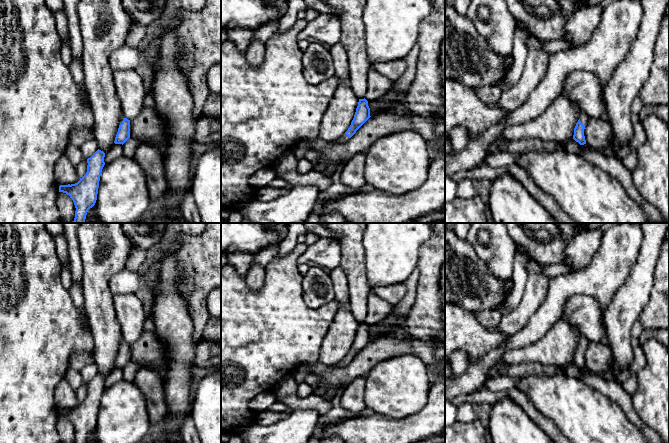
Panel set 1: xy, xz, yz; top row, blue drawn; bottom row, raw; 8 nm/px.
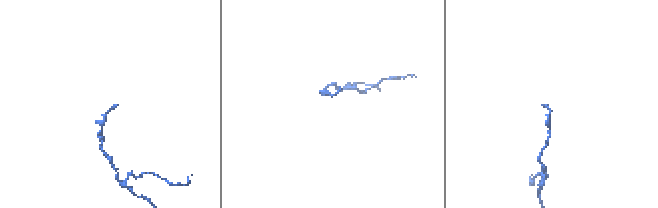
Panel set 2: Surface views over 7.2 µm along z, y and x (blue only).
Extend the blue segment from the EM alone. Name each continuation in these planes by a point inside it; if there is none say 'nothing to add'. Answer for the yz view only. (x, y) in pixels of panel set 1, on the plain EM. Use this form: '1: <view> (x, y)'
nothing to add

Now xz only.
nothing to add

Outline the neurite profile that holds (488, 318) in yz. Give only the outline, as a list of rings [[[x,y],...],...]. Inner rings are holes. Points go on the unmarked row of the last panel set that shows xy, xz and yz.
[[[498,309],[496,310],[481,310],[473,313],[478,322],[486,327],[493,328],[499,325],[502,314]]]

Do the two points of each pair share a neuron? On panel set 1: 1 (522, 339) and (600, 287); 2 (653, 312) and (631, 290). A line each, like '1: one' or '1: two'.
1: one
2: two

